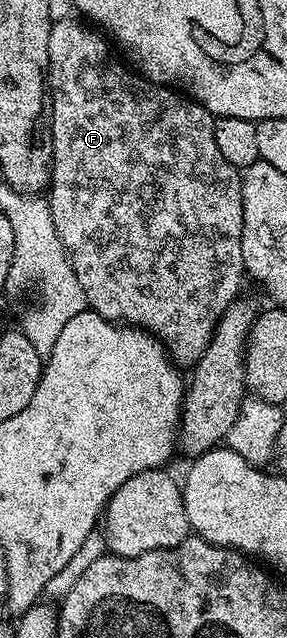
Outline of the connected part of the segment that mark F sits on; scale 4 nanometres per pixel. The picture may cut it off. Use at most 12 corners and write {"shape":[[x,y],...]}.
{"shape":[[47,40],[88,309],[207,352],[247,278],[210,107]]}

